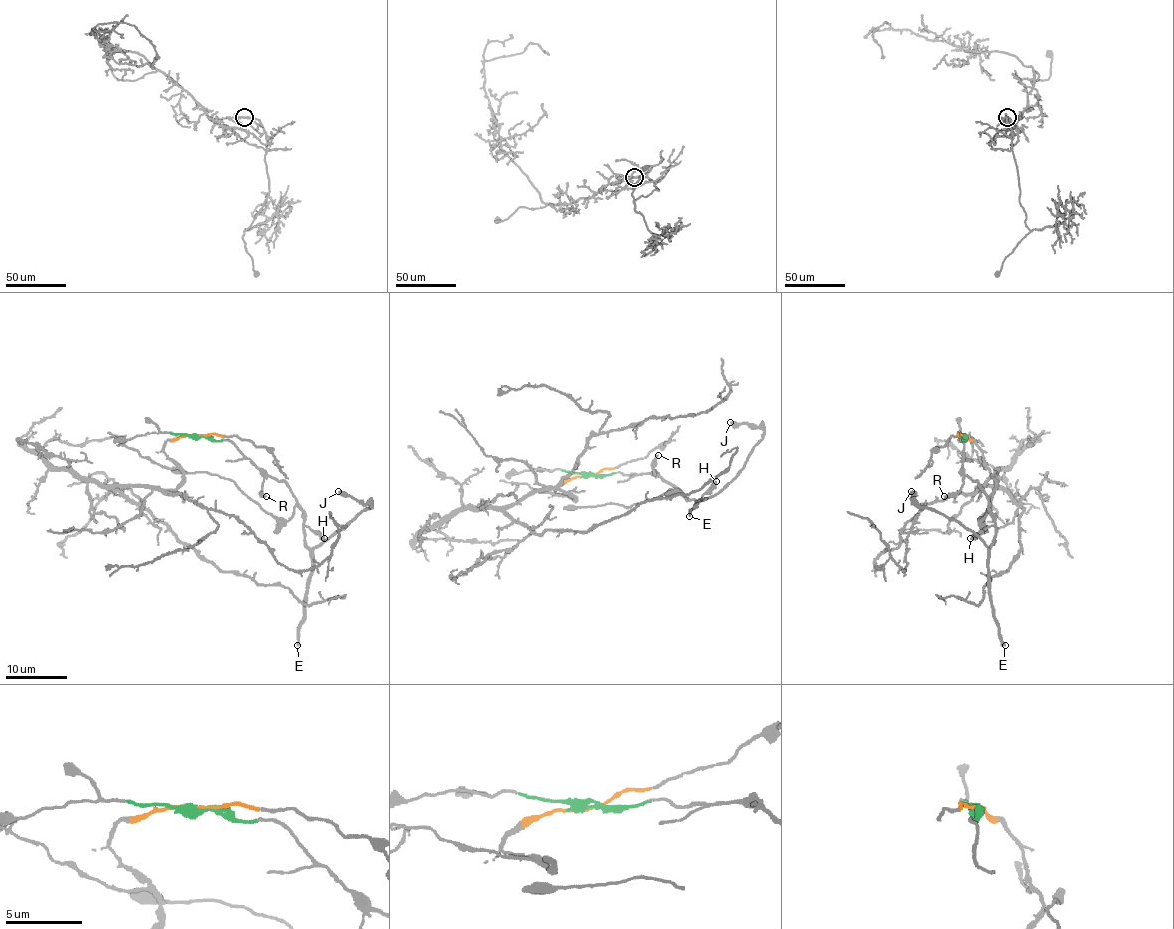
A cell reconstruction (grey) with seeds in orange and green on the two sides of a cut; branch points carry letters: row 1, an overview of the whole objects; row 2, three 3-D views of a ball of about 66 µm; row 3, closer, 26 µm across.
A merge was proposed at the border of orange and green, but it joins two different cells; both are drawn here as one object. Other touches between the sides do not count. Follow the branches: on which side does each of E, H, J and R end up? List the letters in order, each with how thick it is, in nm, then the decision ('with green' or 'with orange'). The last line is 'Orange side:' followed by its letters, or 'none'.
E: 300 nm thick; with green
H: 480 nm thick; with green
J: 480 nm thick; with green
R: 190 nm thick; with green
Orange side: none

